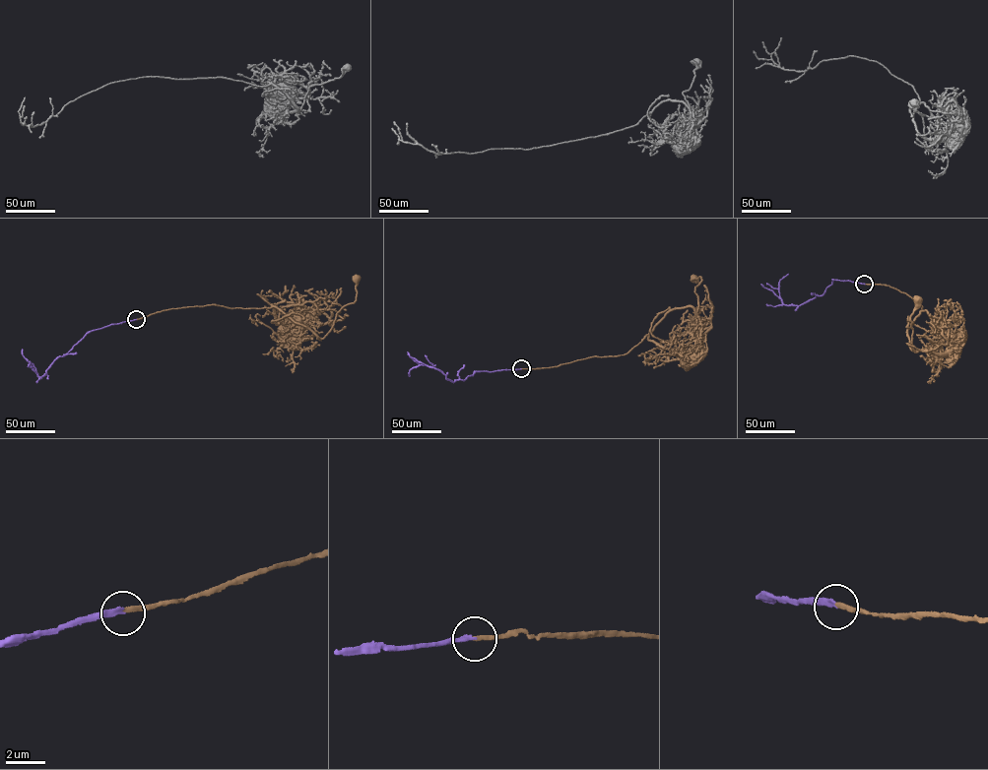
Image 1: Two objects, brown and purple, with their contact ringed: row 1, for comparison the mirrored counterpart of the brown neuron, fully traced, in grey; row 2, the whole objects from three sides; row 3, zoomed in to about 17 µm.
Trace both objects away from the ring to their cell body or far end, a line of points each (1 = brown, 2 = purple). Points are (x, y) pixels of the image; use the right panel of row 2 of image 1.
1: (864, 284), (890, 287), (922, 306), (907, 331), (911, 348), (920, 351), (915, 352), (910, 315), (916, 300)
2: (864, 284), (833, 280), (822, 294), (816, 294), (799, 305), (785, 304), (778, 284), (788, 274)

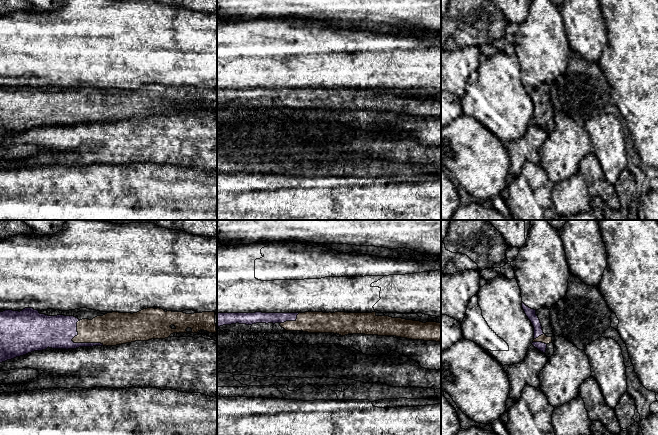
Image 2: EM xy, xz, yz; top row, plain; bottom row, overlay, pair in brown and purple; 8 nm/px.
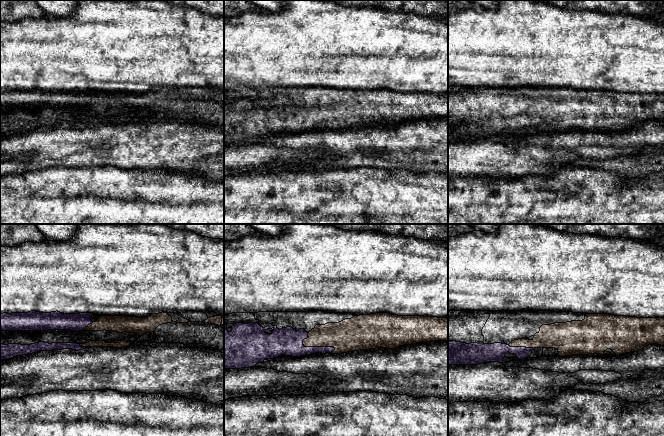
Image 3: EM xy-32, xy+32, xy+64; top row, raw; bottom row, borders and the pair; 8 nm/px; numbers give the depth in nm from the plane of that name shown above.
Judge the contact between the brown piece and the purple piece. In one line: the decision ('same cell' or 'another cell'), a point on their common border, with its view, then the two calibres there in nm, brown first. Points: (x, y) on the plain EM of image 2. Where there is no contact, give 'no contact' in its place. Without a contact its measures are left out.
same cell; meets brown in xy at (79, 118); 240 nm thick on the brown side, 260 nm on the other

